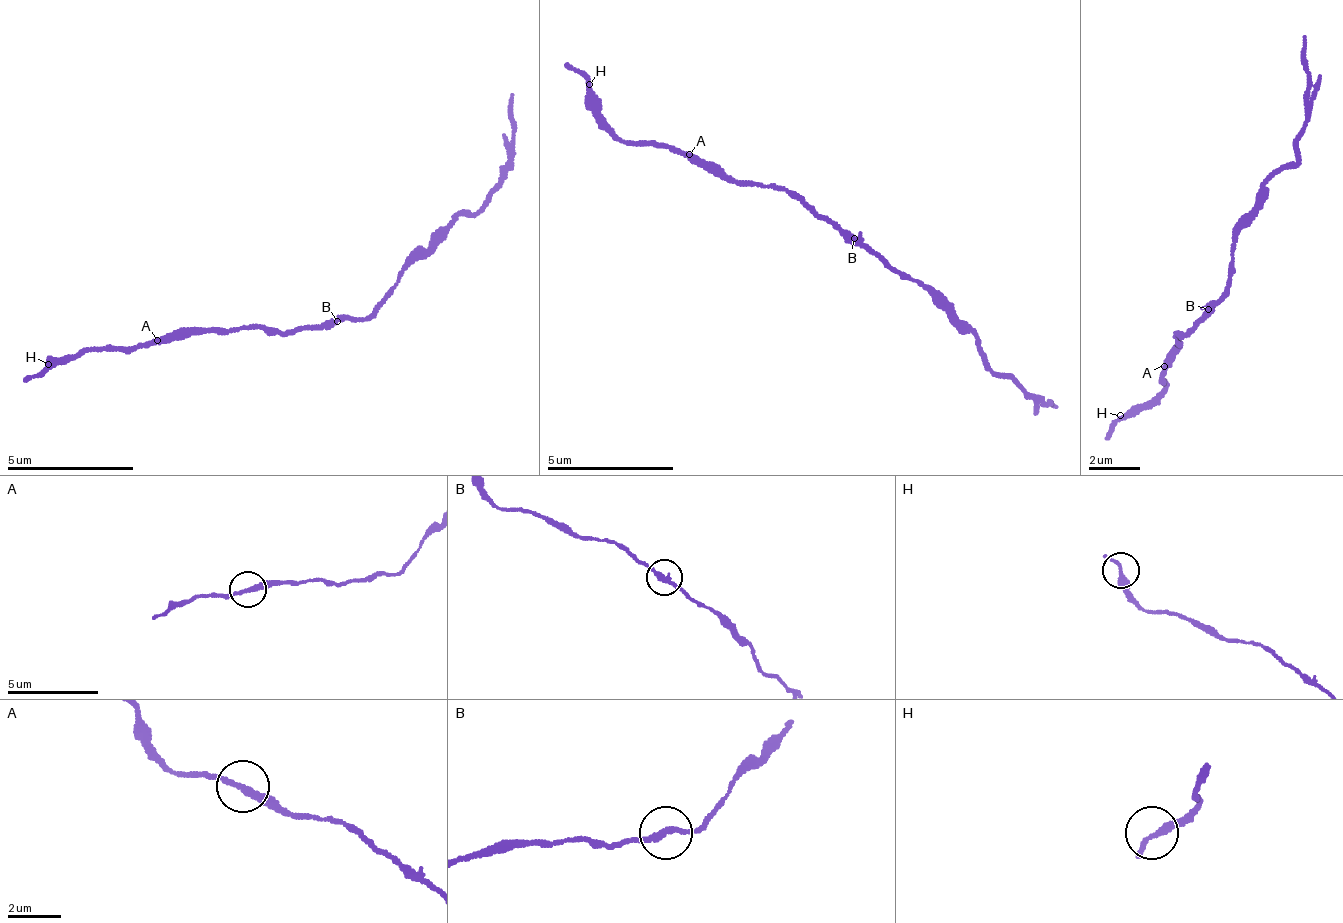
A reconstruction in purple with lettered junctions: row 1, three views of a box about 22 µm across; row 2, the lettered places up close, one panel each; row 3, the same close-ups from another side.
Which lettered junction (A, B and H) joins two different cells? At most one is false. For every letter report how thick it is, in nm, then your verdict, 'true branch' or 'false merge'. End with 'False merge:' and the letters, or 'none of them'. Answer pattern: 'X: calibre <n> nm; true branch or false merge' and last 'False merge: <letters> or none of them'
A: calibre 240 nm; true branch
B: calibre 240 nm; false merge
H: calibre 260 nm; true branch
False merge: B

